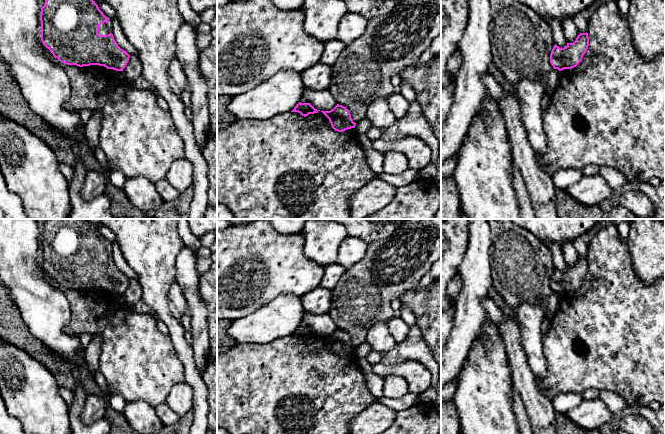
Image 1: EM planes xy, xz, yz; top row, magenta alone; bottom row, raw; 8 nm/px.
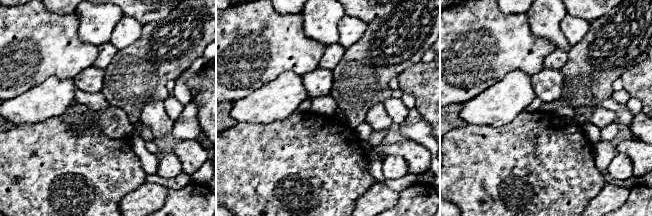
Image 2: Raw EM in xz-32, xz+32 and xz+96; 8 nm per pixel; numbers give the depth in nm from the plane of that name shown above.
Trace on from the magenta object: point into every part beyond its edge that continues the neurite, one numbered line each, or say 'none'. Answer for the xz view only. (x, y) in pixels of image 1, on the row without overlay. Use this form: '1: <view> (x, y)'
none

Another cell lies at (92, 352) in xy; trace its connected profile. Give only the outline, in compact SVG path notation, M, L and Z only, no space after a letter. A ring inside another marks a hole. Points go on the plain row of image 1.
M95 335L85 349L87 370L93 375L99 370L99 356L101 353L101 337Z

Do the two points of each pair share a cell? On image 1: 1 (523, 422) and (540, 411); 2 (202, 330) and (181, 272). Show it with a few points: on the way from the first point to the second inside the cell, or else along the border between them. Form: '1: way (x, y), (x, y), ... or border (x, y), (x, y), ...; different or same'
1: border (520, 397), (531, 423); different
2: way (199, 316), (190, 286); same

